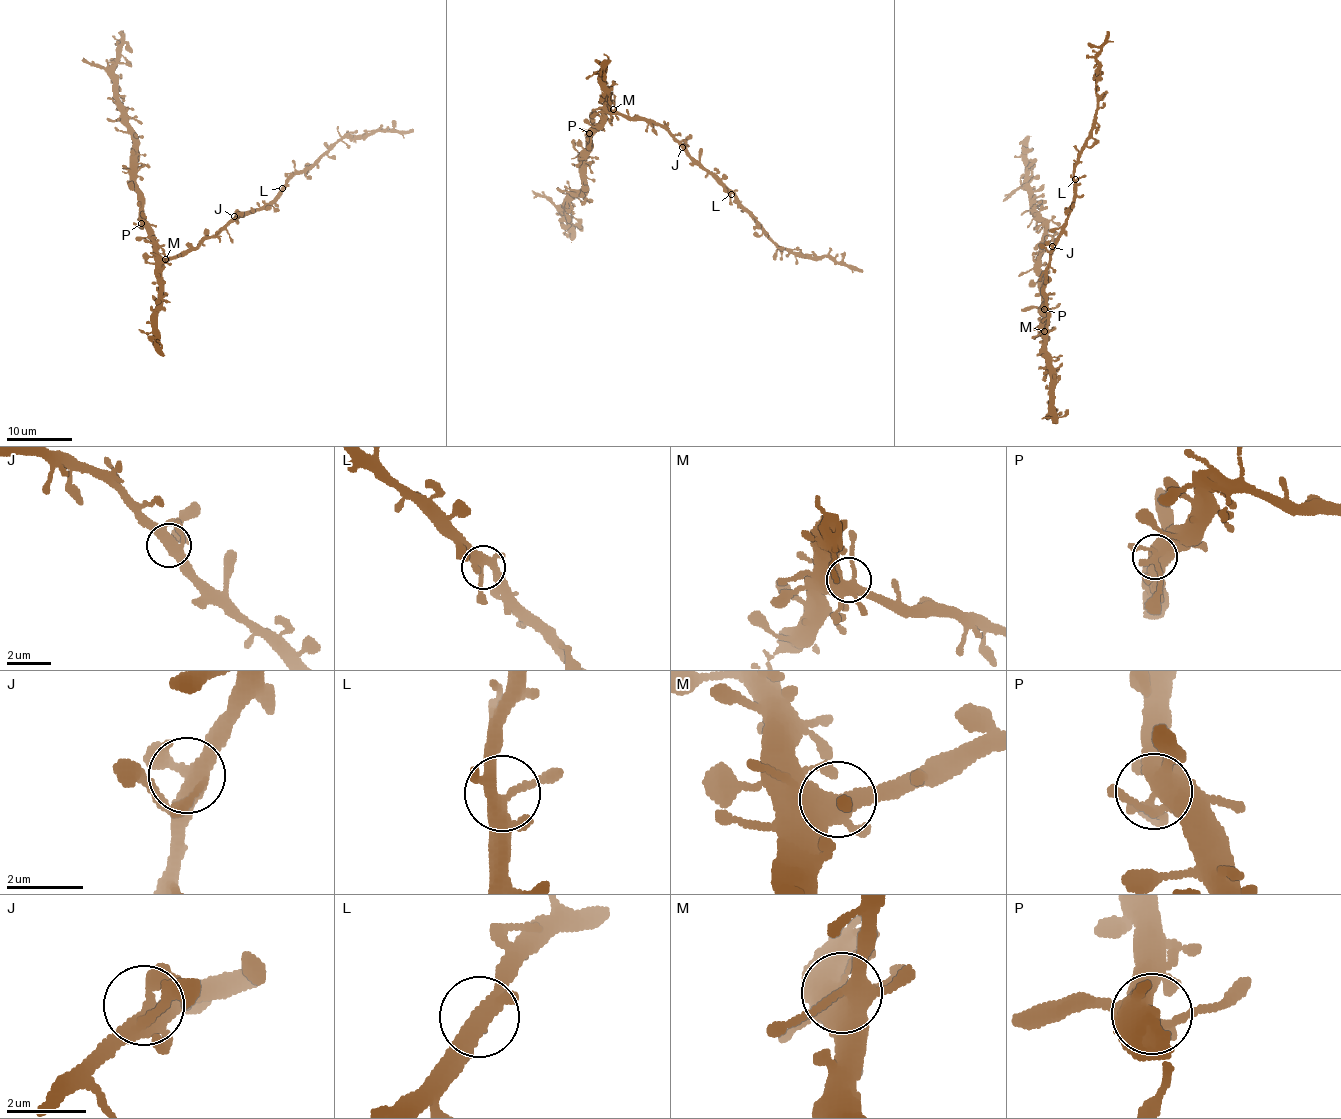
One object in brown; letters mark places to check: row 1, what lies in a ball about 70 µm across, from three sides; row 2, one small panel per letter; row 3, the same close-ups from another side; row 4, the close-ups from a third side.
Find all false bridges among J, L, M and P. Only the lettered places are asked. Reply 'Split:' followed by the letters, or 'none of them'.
Split: none of them

